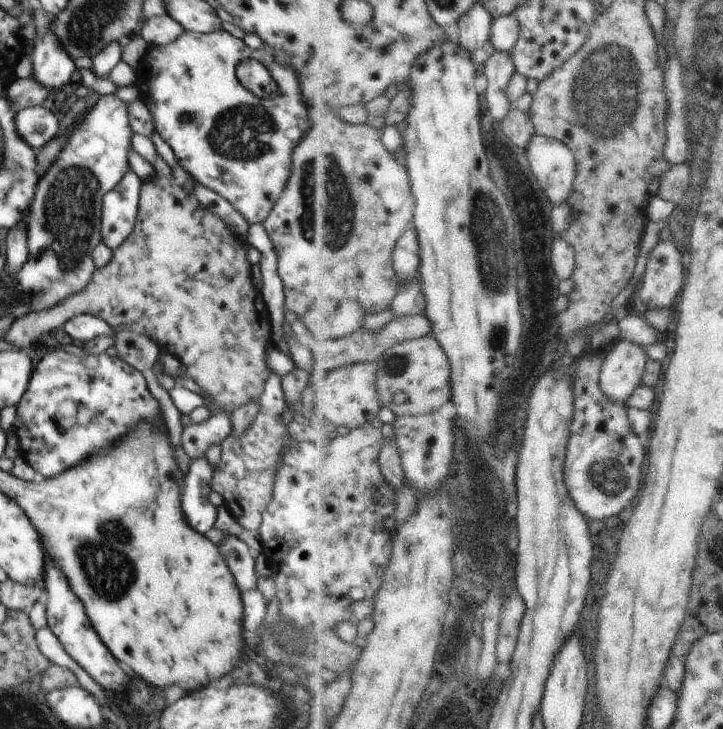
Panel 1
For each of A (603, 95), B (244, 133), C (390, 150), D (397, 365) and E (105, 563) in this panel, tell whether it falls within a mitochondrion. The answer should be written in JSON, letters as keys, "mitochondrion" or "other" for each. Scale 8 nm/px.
{"A":"mitochondrion","B":"mitochondrion","C":"other","D":"mitochondrion","E":"mitochondrion"}

